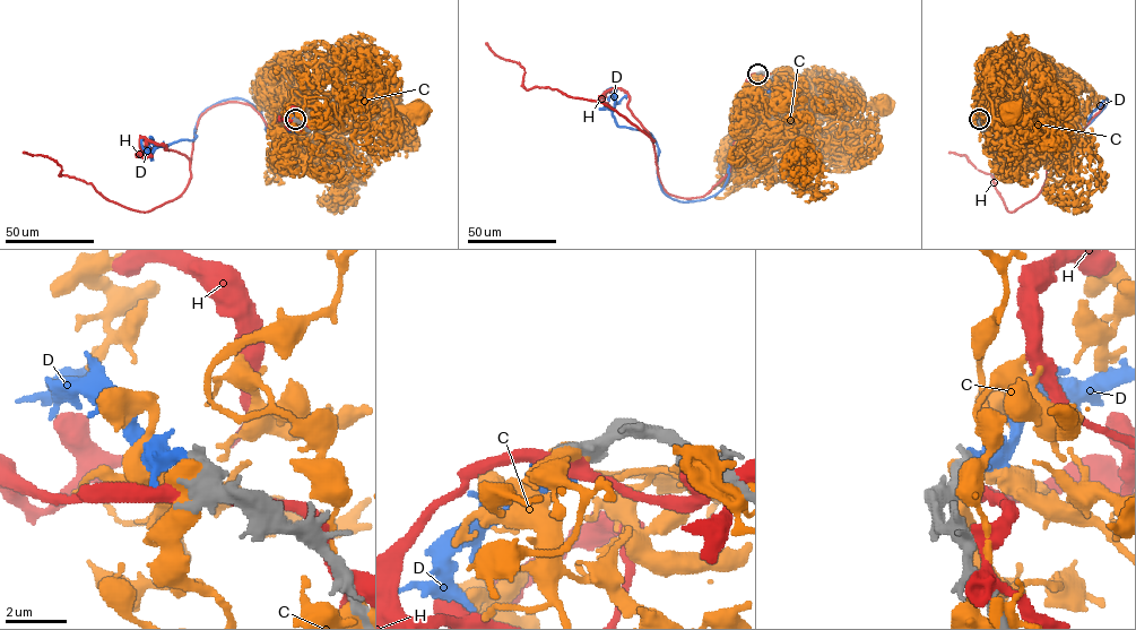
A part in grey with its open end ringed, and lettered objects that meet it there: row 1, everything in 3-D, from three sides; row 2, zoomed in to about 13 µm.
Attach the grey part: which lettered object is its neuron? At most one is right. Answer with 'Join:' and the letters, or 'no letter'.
Join: D

